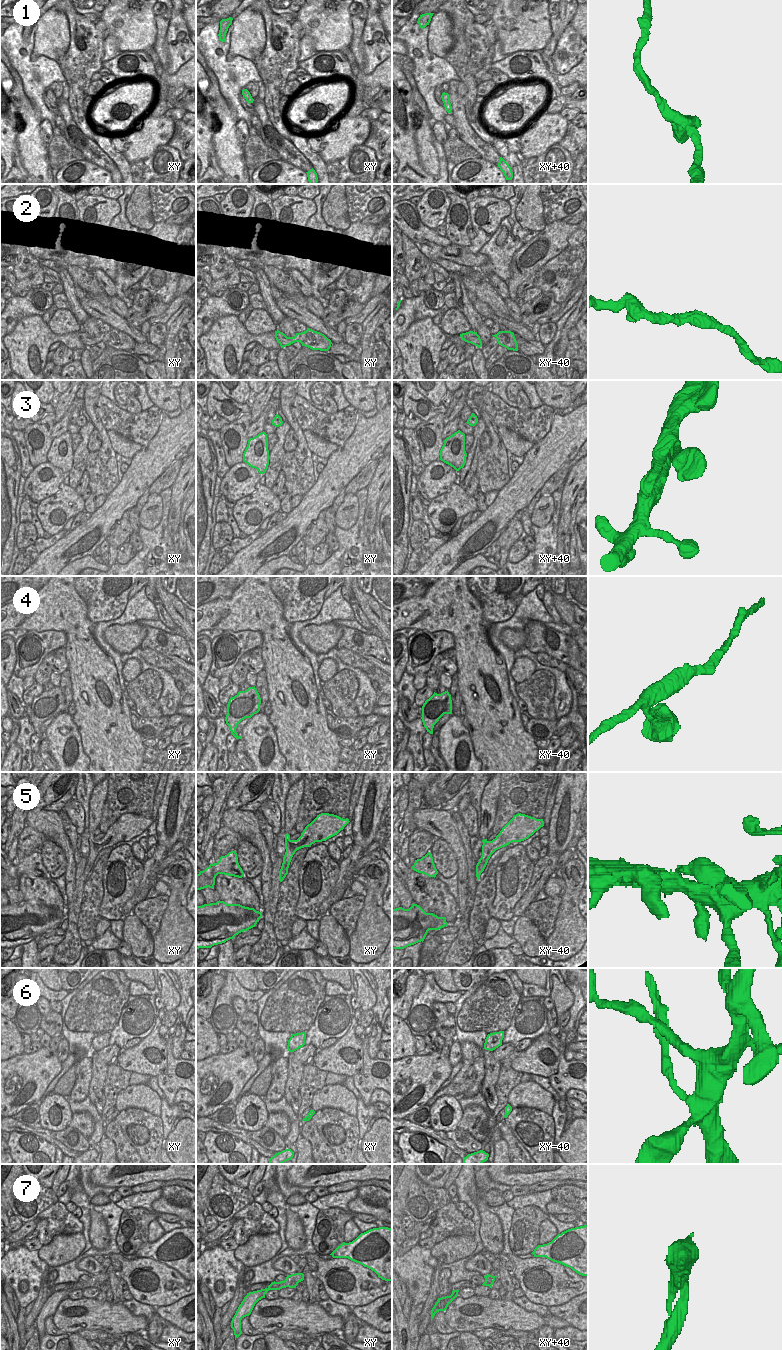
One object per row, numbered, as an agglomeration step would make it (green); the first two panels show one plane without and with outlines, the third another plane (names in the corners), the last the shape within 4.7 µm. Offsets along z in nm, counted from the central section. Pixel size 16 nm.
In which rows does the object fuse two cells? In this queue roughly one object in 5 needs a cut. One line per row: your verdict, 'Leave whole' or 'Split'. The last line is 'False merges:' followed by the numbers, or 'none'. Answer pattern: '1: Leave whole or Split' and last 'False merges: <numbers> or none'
1: Leave whole
2: Leave whole
3: Leave whole
4: Leave whole
5: Leave whole
6: Split
7: Leave whole
False merges: 6

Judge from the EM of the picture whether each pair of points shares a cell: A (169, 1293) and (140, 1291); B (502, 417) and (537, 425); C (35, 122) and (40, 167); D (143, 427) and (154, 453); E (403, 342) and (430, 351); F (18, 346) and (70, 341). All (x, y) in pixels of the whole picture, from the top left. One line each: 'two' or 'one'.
A: one
B: one
C: one
D: two
E: one
F: one

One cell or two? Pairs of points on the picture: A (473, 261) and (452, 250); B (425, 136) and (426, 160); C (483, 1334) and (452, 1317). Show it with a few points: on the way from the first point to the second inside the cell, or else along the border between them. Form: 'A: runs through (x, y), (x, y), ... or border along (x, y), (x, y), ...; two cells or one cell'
A: runs through (467, 255), (461, 247), (458, 247); one cell
B: runs through (425, 142), (426, 154); one cell
C: border along (501, 1330), (486, 1328), (477, 1329), (473, 1332); two cells

